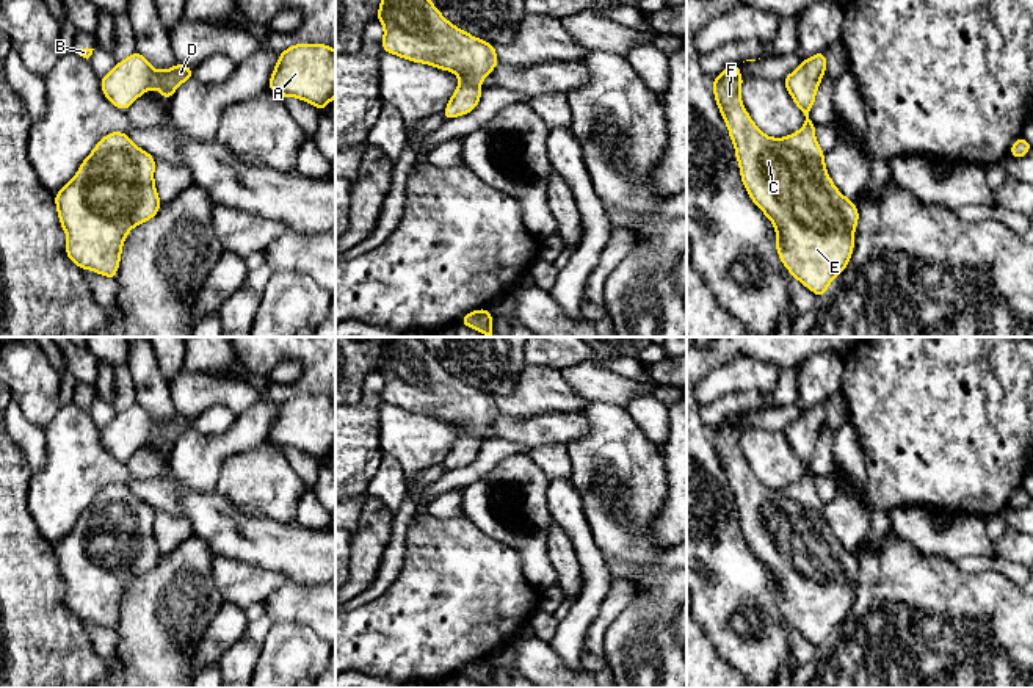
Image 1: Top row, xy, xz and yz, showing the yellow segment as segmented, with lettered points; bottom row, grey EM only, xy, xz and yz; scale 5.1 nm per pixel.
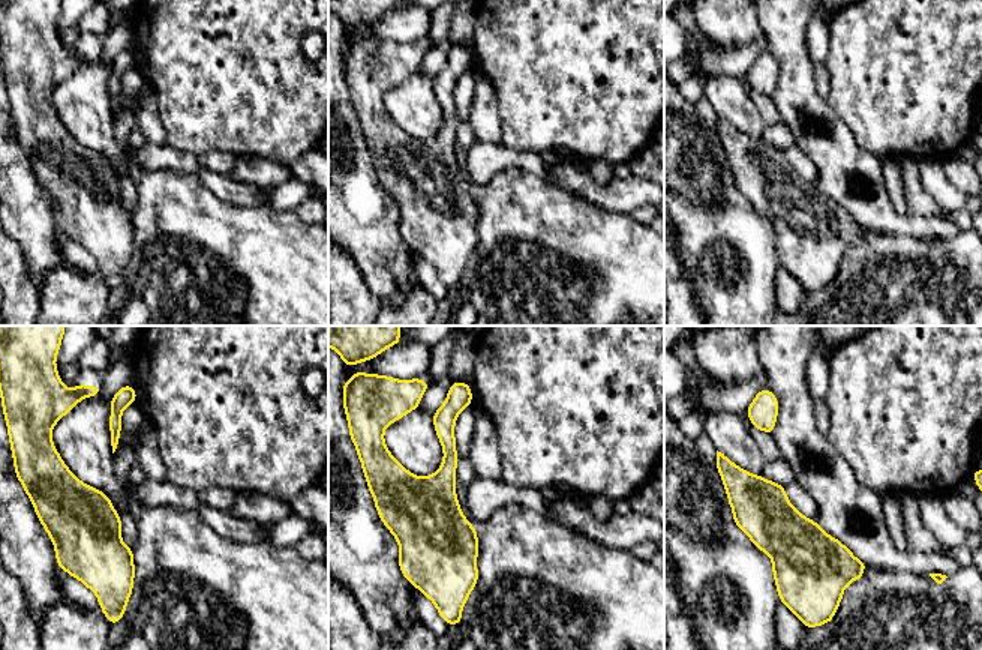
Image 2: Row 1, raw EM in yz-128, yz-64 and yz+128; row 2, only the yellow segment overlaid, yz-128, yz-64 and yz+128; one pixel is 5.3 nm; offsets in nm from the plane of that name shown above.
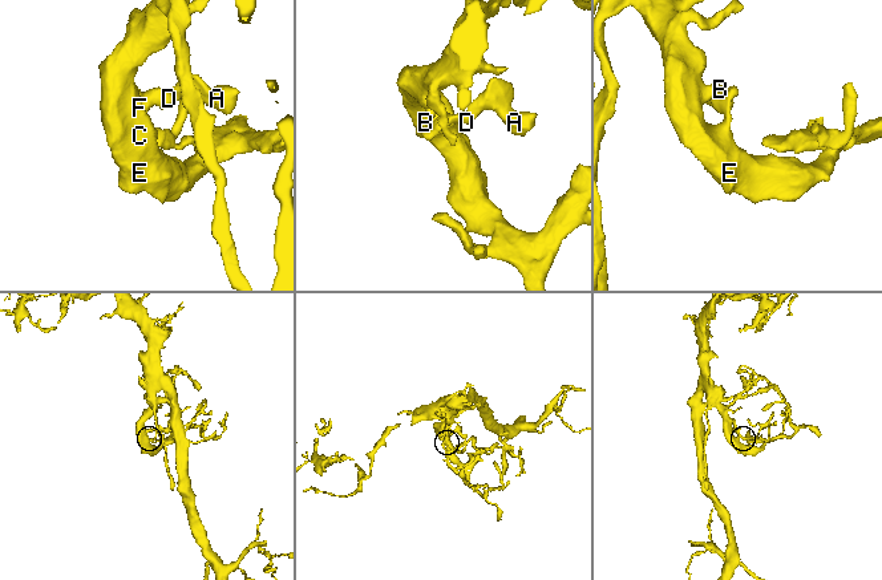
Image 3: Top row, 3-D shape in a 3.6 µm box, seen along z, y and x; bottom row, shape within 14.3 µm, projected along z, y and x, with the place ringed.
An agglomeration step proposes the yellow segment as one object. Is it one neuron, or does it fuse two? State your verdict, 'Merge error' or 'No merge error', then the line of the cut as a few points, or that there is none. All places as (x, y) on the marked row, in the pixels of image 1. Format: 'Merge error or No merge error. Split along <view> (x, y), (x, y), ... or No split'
No merge error. No split

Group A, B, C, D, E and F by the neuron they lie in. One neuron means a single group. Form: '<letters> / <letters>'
A B C D E F

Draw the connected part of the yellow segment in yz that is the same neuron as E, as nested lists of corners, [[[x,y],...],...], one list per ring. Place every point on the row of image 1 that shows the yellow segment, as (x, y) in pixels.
[[[818,52],[788,74],[782,81],[806,119],[799,132],[785,138],[767,136],[748,114],[740,88],[740,64],[724,69],[713,81],[713,94],[723,121],[735,146],[743,186],[752,202],[773,223],[776,251],[788,273],[812,293],[825,298],[828,285],[848,266],[854,249],[854,230],[859,210],[831,180],[825,152],[815,139],[815,124],[809,119],[817,89],[826,74],[826,55]]]

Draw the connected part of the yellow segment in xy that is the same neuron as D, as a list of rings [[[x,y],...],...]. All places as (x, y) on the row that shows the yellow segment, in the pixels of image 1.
[[[135,52],[124,61],[118,61],[107,75],[100,77],[100,86],[110,103],[127,110],[152,88],[169,100],[183,81],[193,78],[193,71],[193,67],[180,63],[166,71],[155,71],[140,52]]]

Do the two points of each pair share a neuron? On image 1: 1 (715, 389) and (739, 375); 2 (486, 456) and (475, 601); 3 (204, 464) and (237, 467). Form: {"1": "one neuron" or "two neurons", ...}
{"1": "one neuron", "2": "two neurons", "3": "two neurons"}

